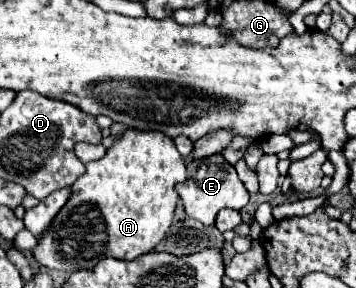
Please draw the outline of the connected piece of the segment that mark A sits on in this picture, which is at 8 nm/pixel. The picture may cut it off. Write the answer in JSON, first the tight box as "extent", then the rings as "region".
{"extent":[33,129,187,271],"region":[[[125,129],[125,133],[109,147],[105,157],[91,161],[85,167],[87,171],[73,183],[67,207],[59,211],[51,231],[47,231],[47,235],[43,235],[39,245],[33,249],[37,261],[47,269],[79,271],[95,267],[105,257],[131,261],[143,253],[151,253],[171,227],[175,205],[179,201],[175,185],[187,179],[185,159],[177,151],[173,139],[161,131]]]}

